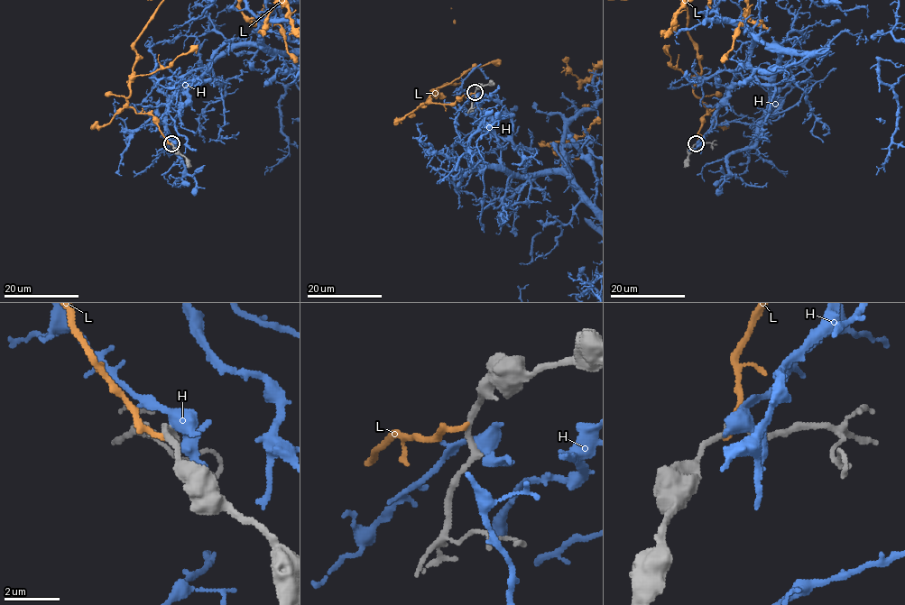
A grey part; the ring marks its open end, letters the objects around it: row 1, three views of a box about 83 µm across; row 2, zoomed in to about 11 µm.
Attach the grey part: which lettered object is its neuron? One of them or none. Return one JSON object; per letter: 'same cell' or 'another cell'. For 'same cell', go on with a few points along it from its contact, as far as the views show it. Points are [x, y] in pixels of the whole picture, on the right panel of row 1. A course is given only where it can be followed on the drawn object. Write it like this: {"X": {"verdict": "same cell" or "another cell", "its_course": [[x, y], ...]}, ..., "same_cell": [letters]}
{"H": {"verdict": "another cell"}, "L": {"verdict": "same cell"}, "same_cell": ["L"]}

